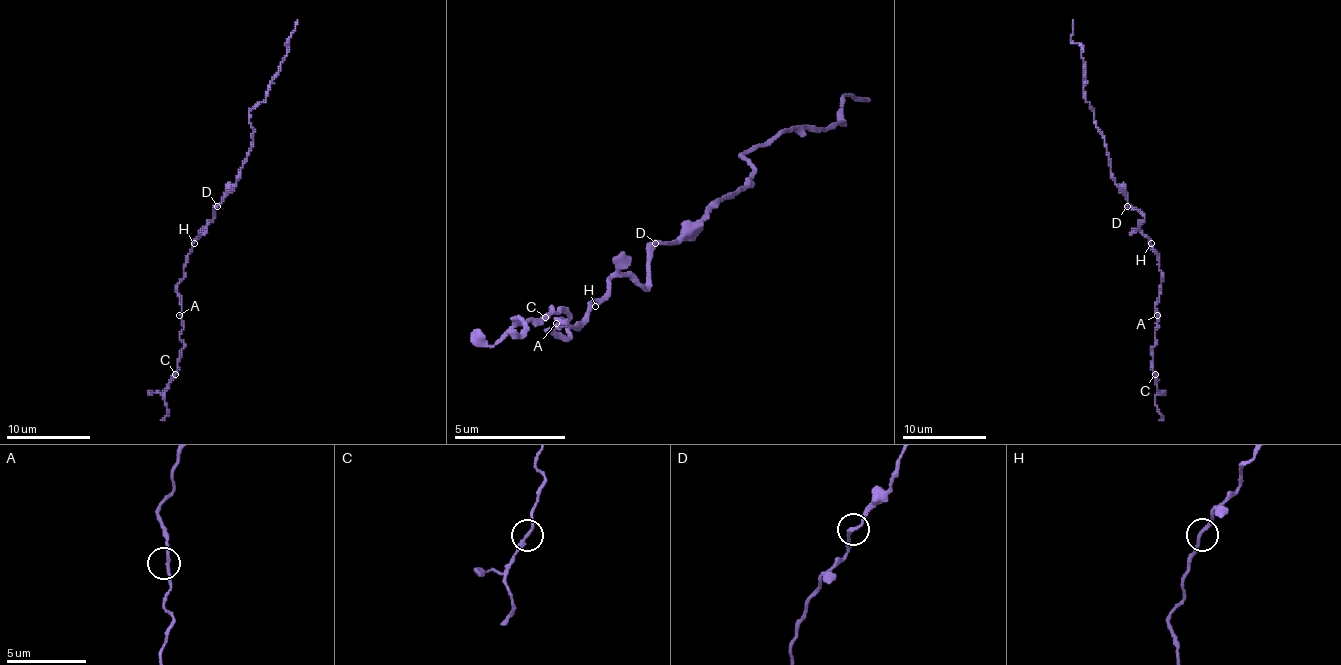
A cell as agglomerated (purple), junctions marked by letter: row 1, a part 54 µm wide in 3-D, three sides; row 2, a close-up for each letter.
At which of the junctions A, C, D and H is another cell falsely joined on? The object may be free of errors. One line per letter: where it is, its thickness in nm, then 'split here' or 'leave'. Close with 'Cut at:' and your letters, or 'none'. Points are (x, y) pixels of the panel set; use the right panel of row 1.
A: (1157, 315) | 200 nm | leave
C: (1155, 374) | 220 nm | leave
D: (1127, 206) | 200 nm | leave
H: (1151, 243) | 200 nm | leave
Cut at: none

